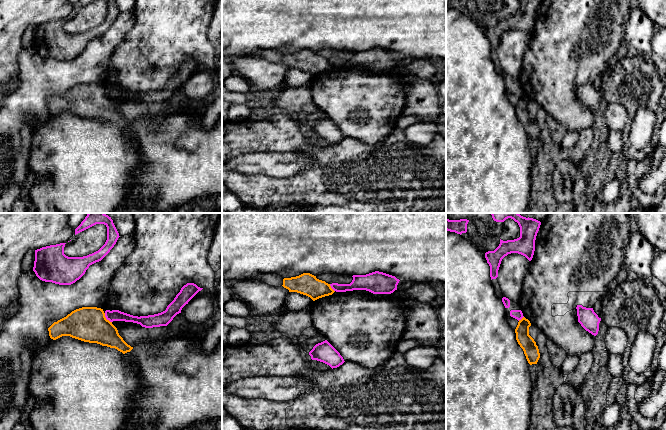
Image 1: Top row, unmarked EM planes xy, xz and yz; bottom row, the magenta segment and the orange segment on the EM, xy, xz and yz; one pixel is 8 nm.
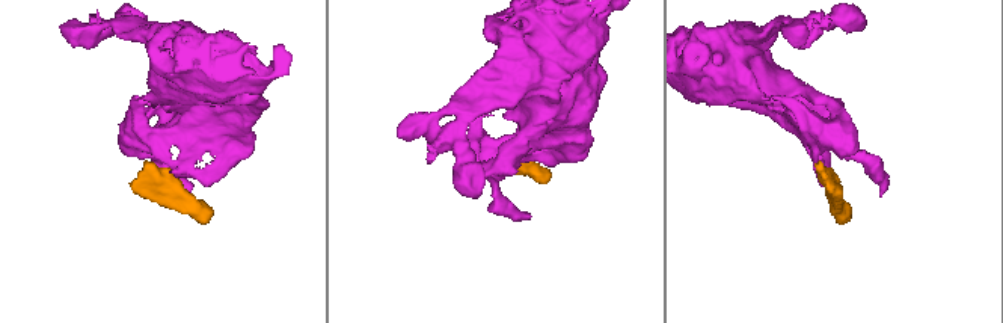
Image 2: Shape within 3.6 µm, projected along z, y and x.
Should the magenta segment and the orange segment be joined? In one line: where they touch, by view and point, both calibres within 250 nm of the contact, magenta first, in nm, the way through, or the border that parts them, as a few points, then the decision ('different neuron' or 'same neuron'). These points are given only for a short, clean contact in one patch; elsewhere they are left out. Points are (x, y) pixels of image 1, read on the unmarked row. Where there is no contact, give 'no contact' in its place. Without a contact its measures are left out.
contact xy (106, 94); calibres 100 and 280 nm; border xy (104, 89), (104, 92), (111, 98); different neuron

